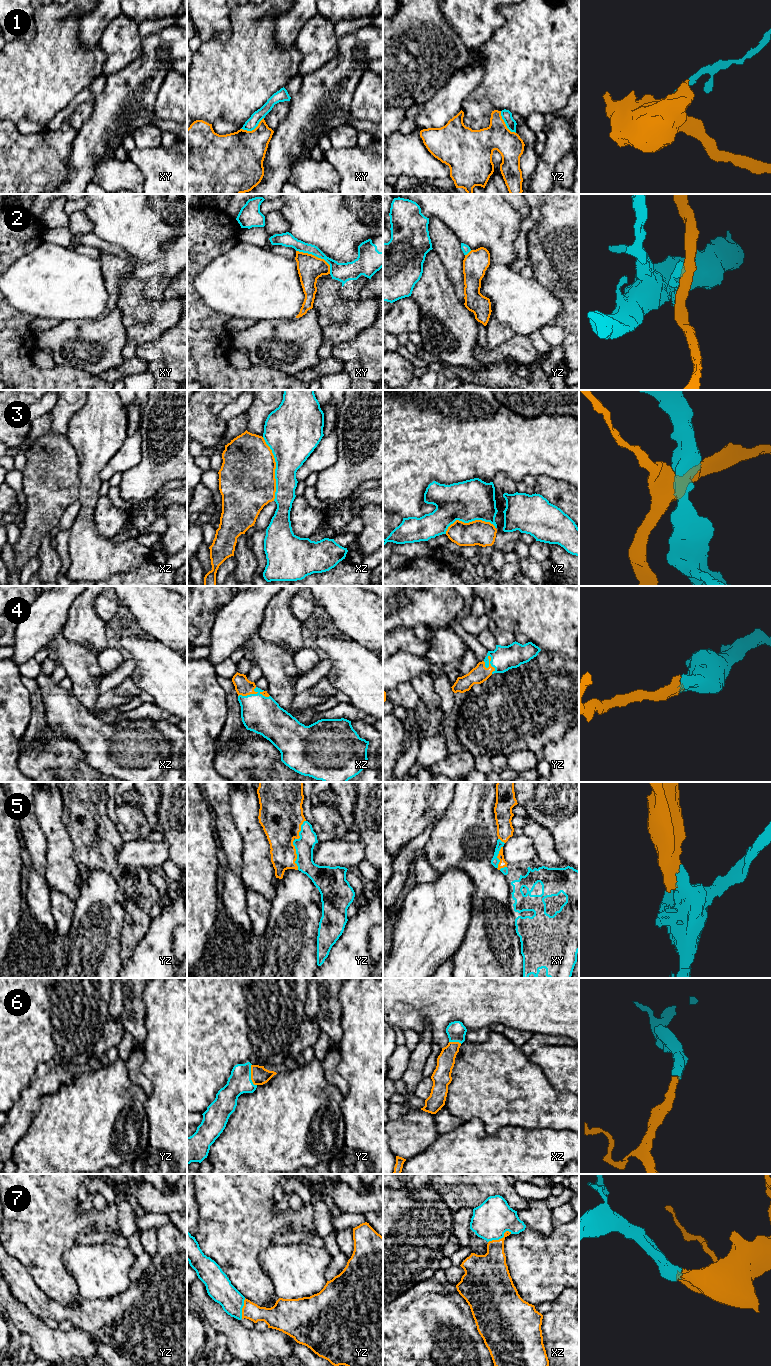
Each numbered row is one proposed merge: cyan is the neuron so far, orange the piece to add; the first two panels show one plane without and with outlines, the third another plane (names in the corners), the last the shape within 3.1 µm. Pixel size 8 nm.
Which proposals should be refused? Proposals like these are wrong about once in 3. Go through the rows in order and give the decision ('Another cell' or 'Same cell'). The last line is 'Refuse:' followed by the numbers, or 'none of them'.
1: Another cell
2: Another cell
3: Another cell
4: Same cell
5: Same cell
6: Same cell
7: Same cell
Refuse: 1, 2, 3

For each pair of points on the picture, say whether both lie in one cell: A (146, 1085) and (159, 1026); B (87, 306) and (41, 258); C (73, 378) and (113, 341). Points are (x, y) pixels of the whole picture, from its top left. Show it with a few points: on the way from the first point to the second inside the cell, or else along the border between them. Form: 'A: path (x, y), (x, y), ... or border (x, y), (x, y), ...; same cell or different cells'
A: border (143, 1055), (141, 1072), (152, 1086), (147, 1098); different cells
B: path (76, 294), (52, 270); same cell
C: border (58, 365), (69, 365), (98, 377); different cells

